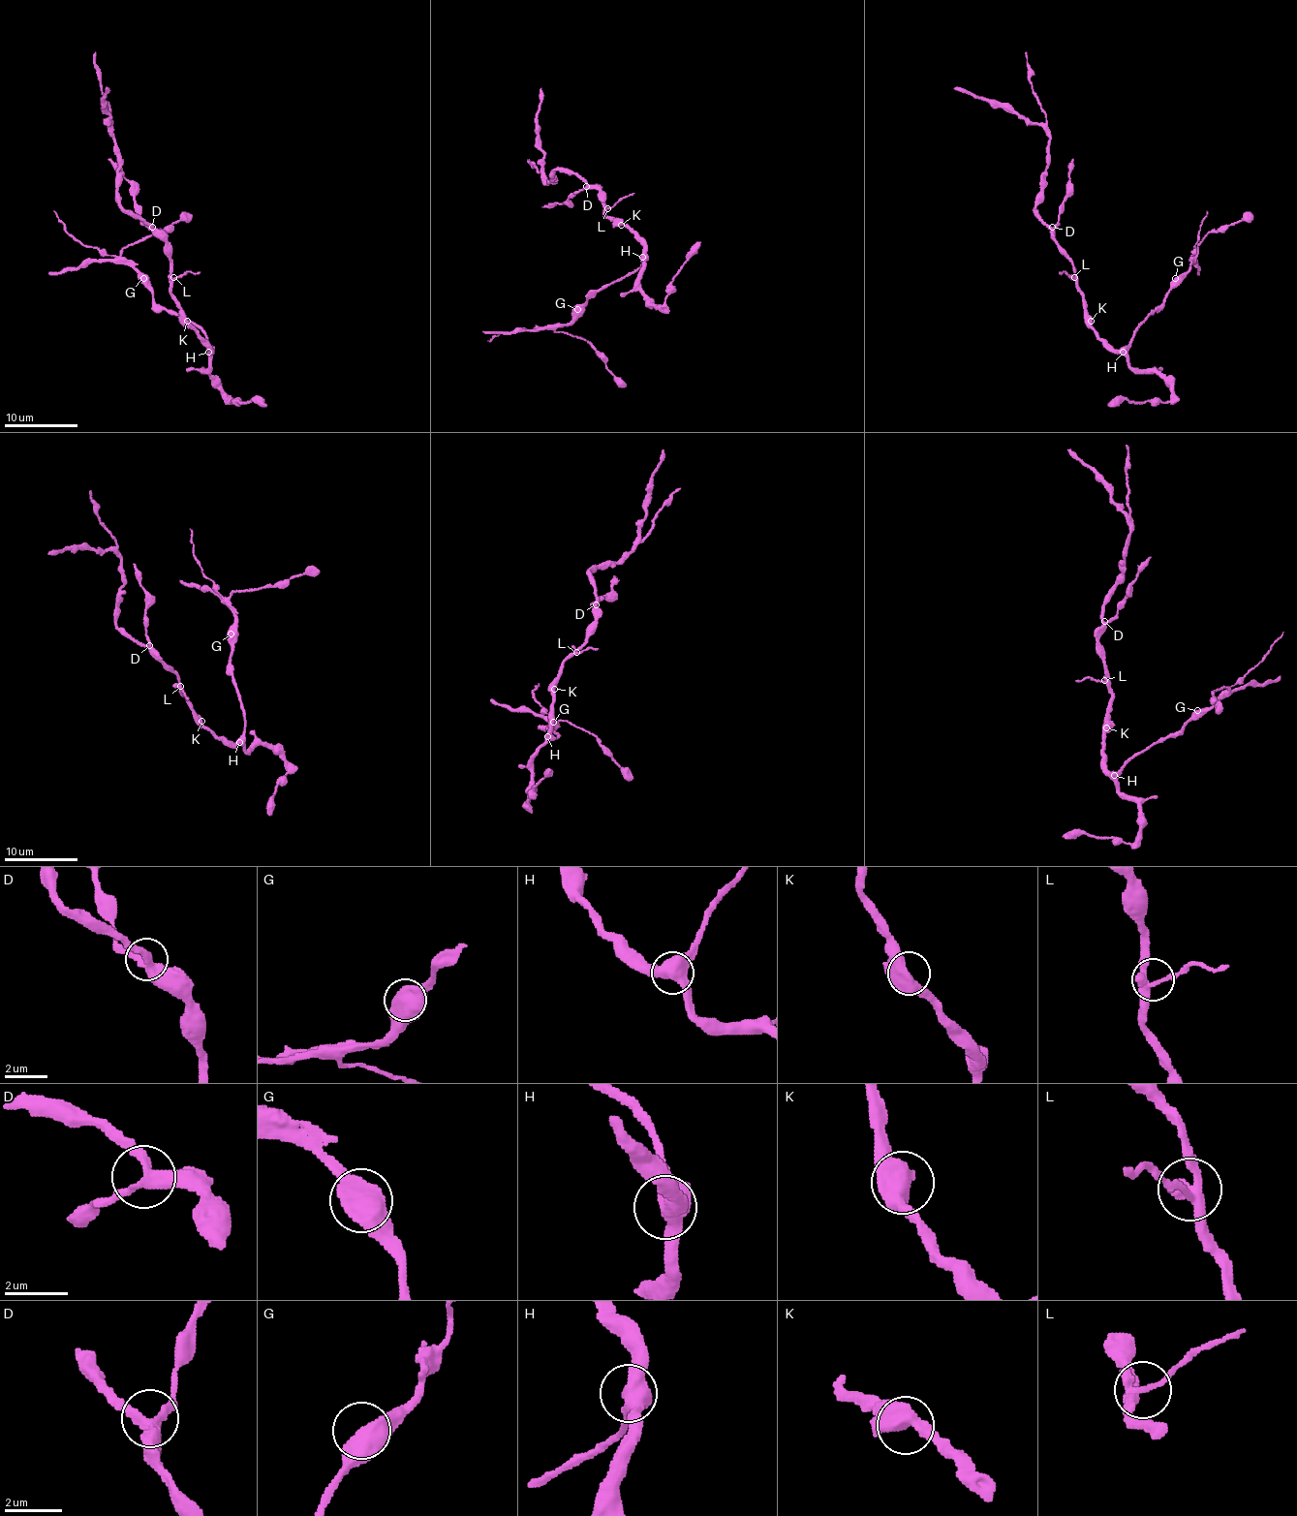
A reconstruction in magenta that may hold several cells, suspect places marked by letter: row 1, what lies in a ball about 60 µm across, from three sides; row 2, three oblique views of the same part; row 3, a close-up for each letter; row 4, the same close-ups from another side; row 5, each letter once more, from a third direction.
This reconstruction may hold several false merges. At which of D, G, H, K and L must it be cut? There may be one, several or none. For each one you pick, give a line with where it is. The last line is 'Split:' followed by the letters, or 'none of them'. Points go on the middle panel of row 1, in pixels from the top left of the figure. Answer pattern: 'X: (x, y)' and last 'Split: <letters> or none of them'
Split: none of them

